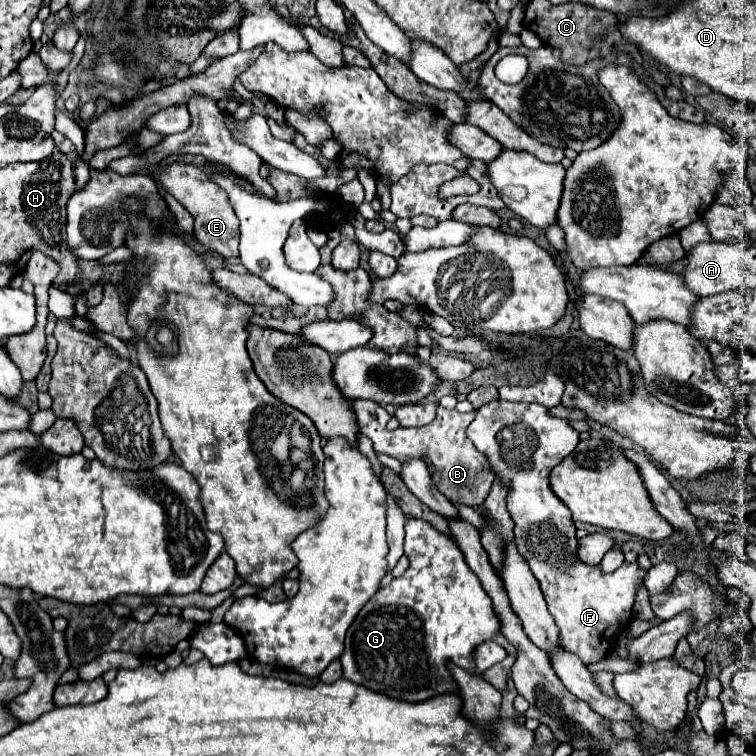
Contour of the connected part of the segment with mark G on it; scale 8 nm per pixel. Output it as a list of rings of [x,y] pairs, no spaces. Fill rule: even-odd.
[[[413,516],[405,518],[405,556],[411,564],[401,578],[391,580],[389,588],[381,588],[361,608],[355,622],[347,630],[345,650],[339,660],[343,666],[343,678],[391,698],[421,702],[431,696],[457,690],[445,662],[451,660],[465,670],[473,670],[471,652],[477,644],[489,640],[499,630],[499,620],[493,614],[491,598],[481,588],[477,576],[469,570],[457,544],[449,536],[443,536],[439,530],[431,528],[425,520],[415,520]]]

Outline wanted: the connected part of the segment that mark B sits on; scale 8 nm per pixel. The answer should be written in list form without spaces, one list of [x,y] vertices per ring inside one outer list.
[[[351,400],[349,404],[351,404],[351,410],[355,412],[359,432],[365,434],[367,438],[371,438],[377,452],[389,454],[389,456],[397,458],[399,462],[405,462],[407,458],[413,458],[413,456],[415,458],[427,456],[437,470],[431,476],[433,476],[435,486],[441,490],[441,494],[445,494],[451,502],[461,502],[465,506],[483,504],[495,476],[483,454],[481,454],[481,466],[479,466],[479,452],[477,452],[475,444],[471,440],[467,440],[467,436],[465,436],[465,430],[471,424],[471,420],[475,418],[475,412],[461,414],[457,410],[439,406],[437,418],[431,424],[421,426],[421,428],[401,428],[401,432],[389,432],[387,422],[391,416],[381,404],[371,402],[371,400]]]

